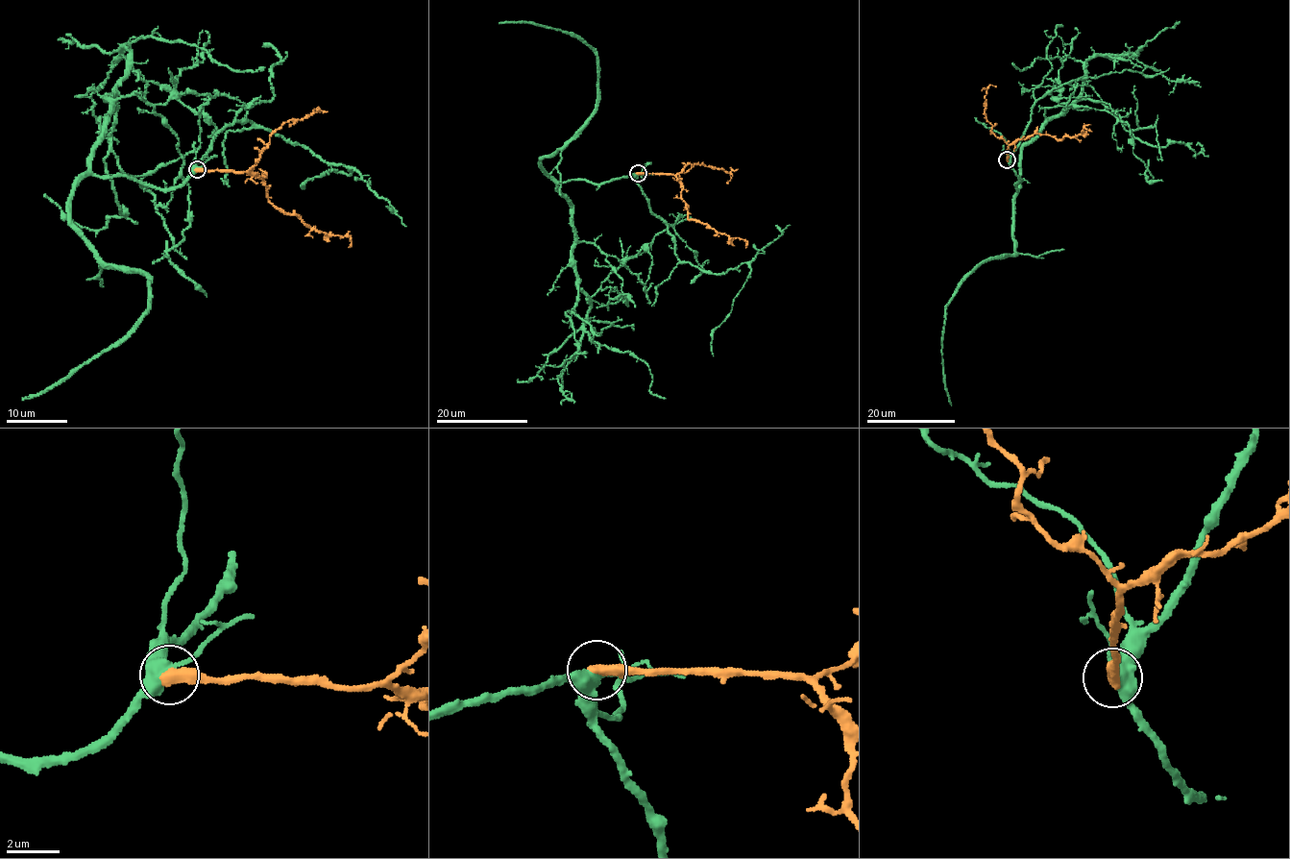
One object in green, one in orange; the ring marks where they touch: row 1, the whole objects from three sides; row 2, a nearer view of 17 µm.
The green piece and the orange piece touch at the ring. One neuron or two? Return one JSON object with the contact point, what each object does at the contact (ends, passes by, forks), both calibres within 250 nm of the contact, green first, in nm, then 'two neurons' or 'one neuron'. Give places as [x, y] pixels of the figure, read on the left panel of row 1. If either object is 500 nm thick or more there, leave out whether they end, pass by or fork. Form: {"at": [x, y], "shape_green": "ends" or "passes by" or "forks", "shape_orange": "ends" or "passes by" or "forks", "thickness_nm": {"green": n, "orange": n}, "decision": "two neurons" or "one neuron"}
{"at": [197, 169], "shape_green": "forks", "shape_orange": "ends", "thickness_nm": {"green": 440, "orange": 480}, "decision": "two neurons"}

